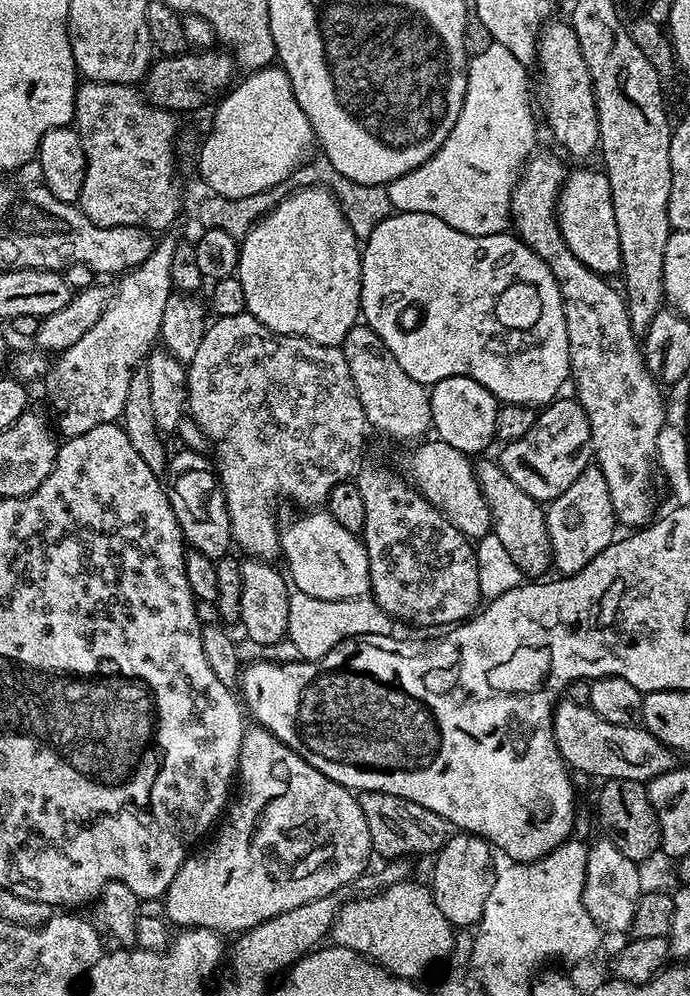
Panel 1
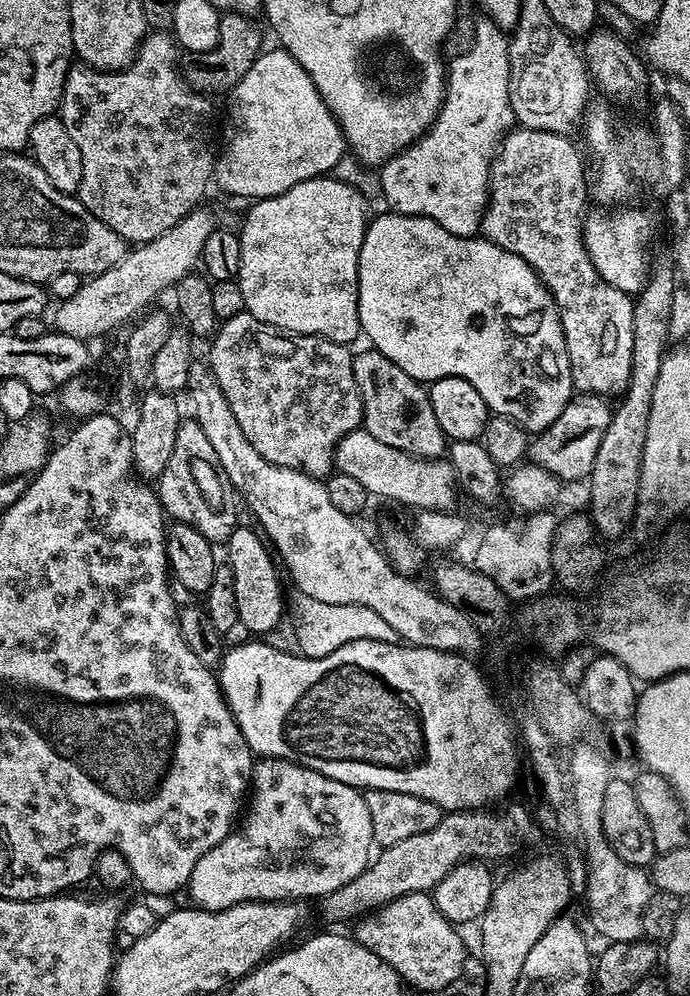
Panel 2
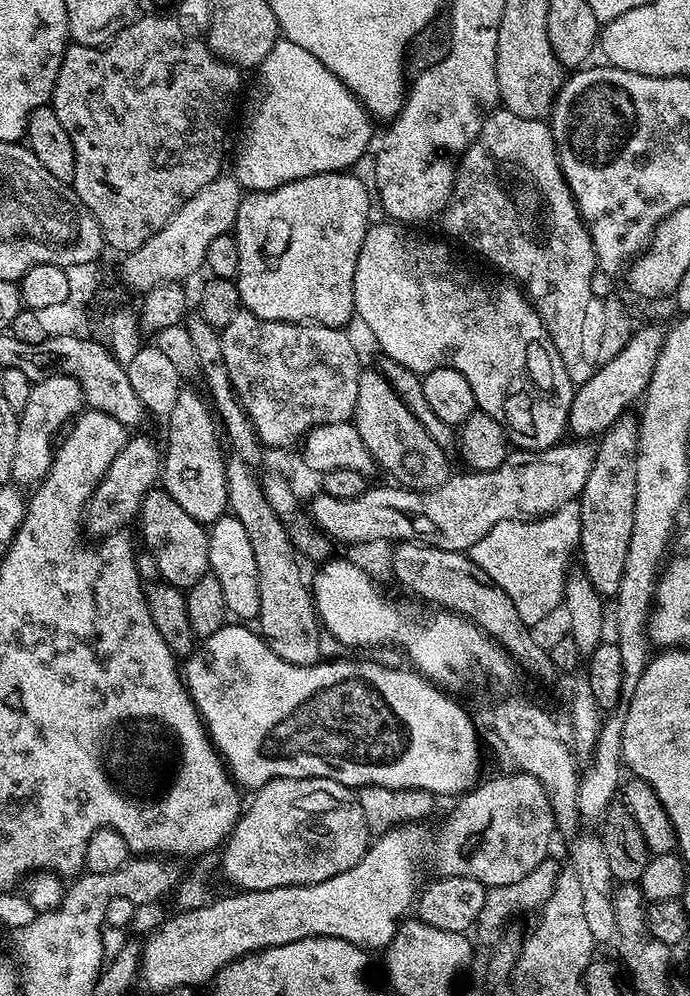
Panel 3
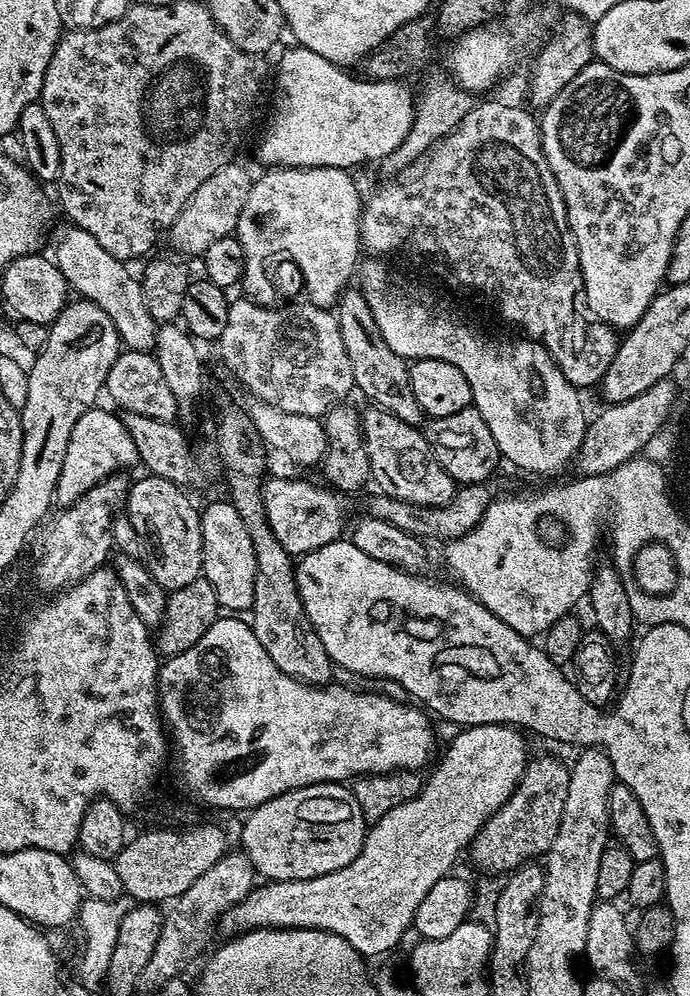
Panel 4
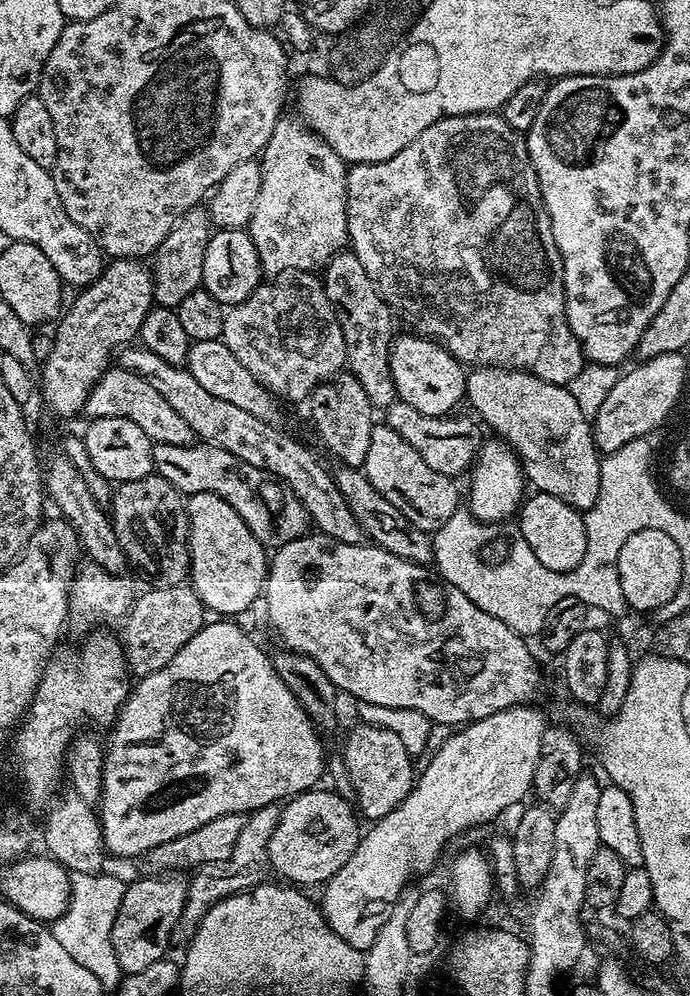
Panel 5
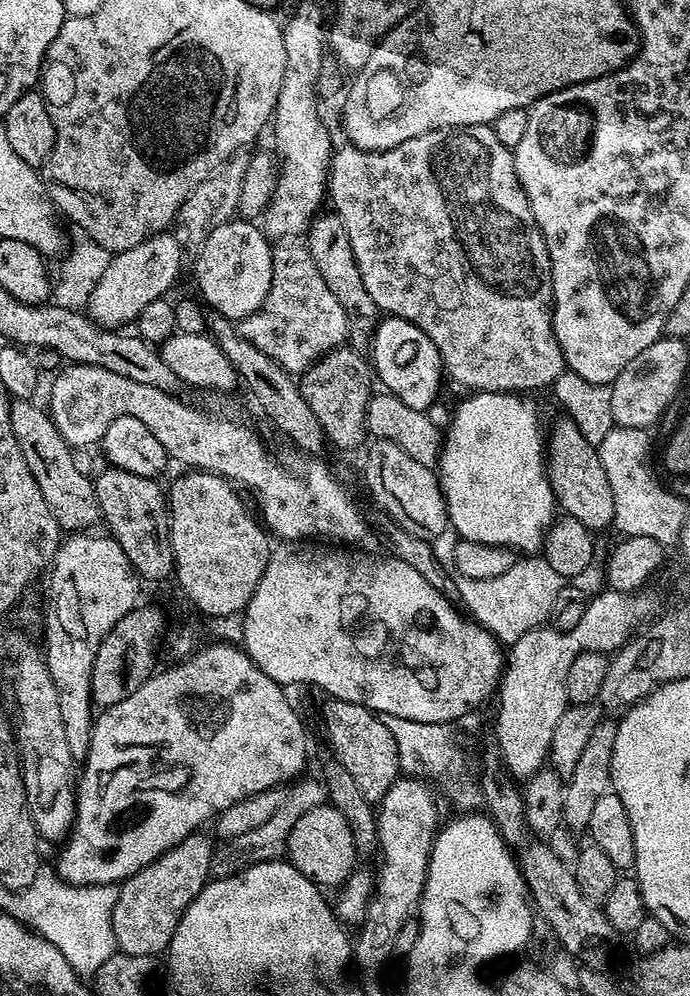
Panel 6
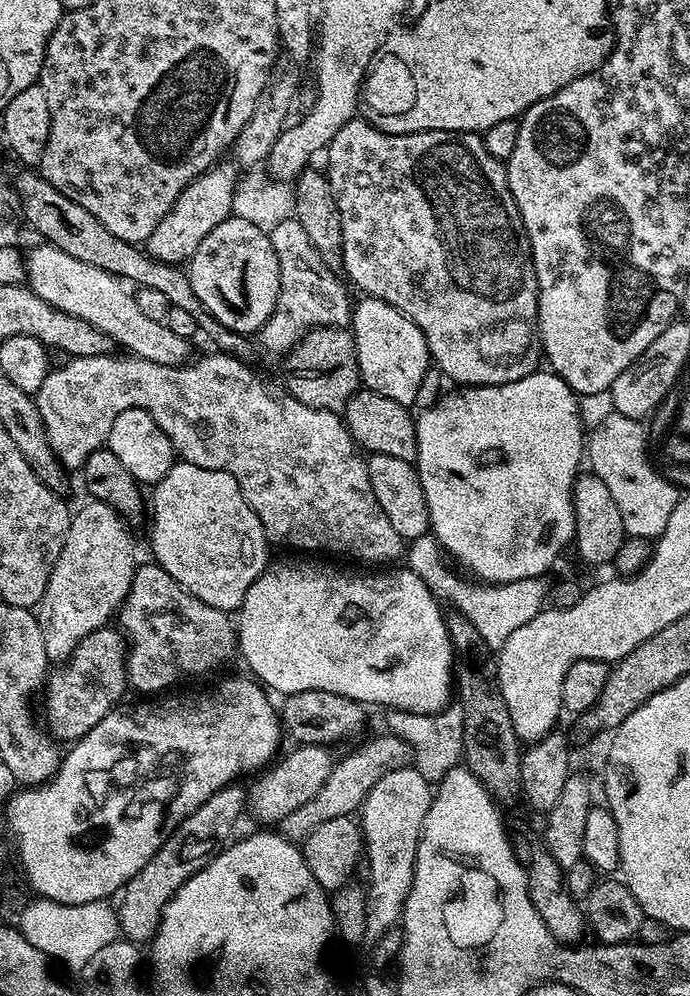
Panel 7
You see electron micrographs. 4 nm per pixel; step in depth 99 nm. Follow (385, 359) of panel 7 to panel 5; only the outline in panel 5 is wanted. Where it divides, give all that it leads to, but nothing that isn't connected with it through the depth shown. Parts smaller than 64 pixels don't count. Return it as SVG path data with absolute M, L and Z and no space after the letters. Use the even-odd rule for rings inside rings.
M423 335L400 336L392 341L390 370L396 395L414 410L427 416L447 416L459 400L466 396L466 368L459 360L455 360L443 344Z

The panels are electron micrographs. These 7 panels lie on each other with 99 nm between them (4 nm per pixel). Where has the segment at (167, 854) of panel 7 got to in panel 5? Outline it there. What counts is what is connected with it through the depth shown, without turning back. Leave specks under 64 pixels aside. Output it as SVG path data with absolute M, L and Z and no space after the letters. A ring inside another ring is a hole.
M148 874L145 880L136 880L129 883L122 894L122 906L118 906L118 914L114 918L112 931L112 945L114 958L118 958L118 966L124 976L138 974L138 970L146 970L146 966L153 962L165 959L164 950L170 945L172 931L180 920L180 915L186 902L188 893L188 880L180 874Z

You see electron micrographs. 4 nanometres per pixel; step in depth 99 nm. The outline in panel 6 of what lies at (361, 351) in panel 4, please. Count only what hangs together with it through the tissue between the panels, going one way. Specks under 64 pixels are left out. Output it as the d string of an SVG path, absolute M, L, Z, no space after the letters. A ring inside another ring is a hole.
M324 210L317 214L308 227L306 243L310 258L314 258L314 266L318 266L318 274L322 274L326 286L334 290L334 298L338 298L342 310L346 310L347 343L357 351L367 349L371 345L372 335L376 333L376 325L382 319L382 313L362 283L362 274L358 274L358 262L354 262L350 234L346 234L346 226L339 214L335 210Z

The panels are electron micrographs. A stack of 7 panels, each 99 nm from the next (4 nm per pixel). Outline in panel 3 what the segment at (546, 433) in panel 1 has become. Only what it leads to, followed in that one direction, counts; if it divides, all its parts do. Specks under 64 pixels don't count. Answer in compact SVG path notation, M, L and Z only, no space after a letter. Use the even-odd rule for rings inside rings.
M648 324L645 328L637 327L629 336L626 346L602 370L594 374L585 384L573 391L572 405L568 415L568 432L576 438L596 438L607 432L610 425L619 416L625 415L632 400L639 401L648 391L648 383L654 374L654 366L658 362L658 354L664 345L663 327Z

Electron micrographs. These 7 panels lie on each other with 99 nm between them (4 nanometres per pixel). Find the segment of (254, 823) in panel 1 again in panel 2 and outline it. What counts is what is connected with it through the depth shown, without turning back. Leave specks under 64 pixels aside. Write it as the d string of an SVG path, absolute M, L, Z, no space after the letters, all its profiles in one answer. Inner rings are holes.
M260 758L255 761L250 777L250 799L247 804L244 829L241 832L233 831L225 840L218 842L214 850L198 858L186 885L186 892L192 895L191 903L195 907L217 912L251 900L308 902L311 896L323 898L338 890L338 886L354 882L354 878L368 868L374 841L370 810L366 810L361 789L326 778L289 760Z

